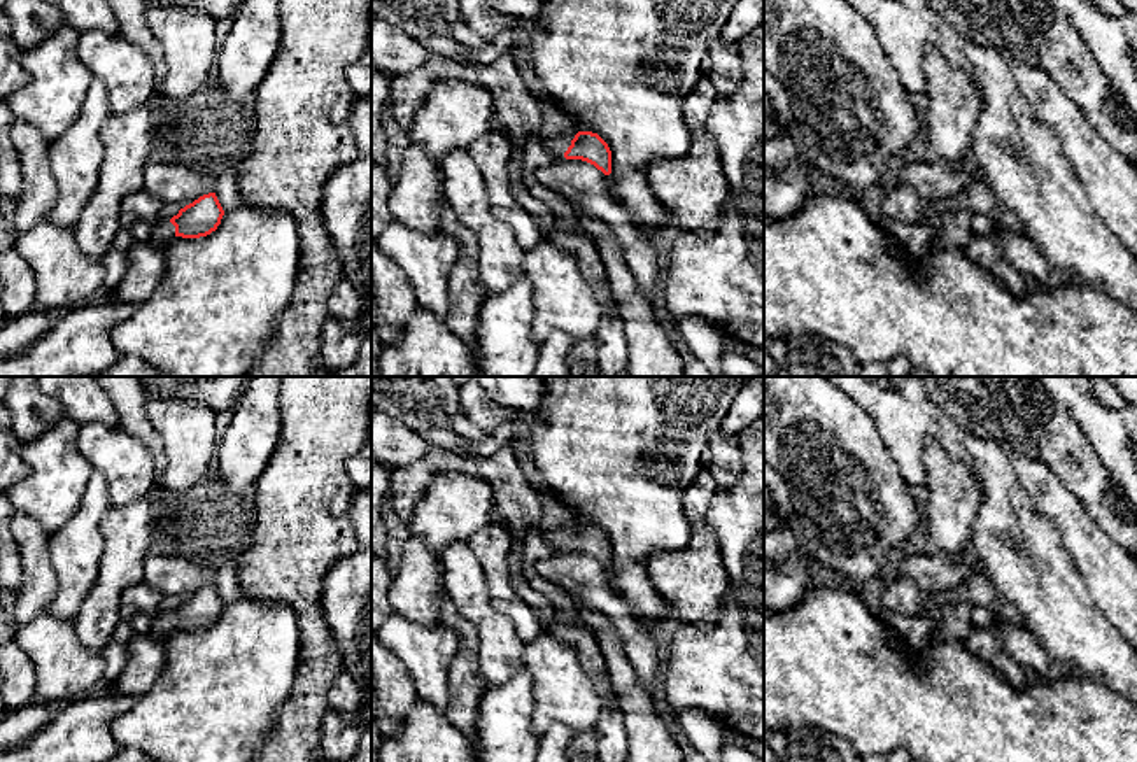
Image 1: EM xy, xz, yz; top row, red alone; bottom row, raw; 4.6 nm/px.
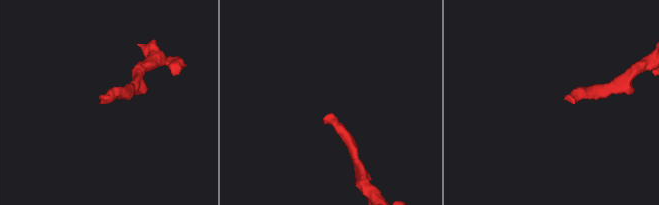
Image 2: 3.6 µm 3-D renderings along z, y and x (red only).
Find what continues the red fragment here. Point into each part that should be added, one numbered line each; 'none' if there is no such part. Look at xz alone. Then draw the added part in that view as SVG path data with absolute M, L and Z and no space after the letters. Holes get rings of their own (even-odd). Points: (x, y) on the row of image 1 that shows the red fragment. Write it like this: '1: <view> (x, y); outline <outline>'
1: xz (557, 130); outline M550 98L540 100L541 105L541 142L547 151L562 158L571 140L578 133L575 121Z

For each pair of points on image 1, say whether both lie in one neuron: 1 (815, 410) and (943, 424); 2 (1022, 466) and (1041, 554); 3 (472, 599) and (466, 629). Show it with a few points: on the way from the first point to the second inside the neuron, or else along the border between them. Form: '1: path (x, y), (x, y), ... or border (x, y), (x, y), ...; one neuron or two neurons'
1: border (854, 402), (871, 419), (878, 433); two neurons
2: border (1009, 463), (1034, 510), (1055, 531); two neurons
3: border (444, 587), (456, 610), (477, 631), (479, 661); two neurons

